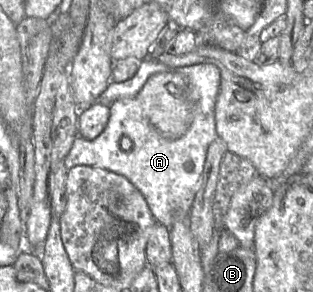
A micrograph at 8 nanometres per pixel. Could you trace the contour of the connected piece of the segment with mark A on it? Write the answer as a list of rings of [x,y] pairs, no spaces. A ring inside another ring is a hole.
[[[145,59],[136,74],[124,81],[110,81],[97,102],[110,106],[110,117],[104,131],[94,140],[79,136],[64,159],[67,169],[76,165],[88,165],[107,169],[129,179],[144,196],[155,221],[168,229],[176,219],[188,219],[194,198],[201,185],[208,147],[217,137],[215,104],[221,81],[220,69],[214,64],[199,63],[169,68],[158,60]],[[176,71],[184,76],[195,103],[192,123],[187,132],[178,139],[163,137],[144,116],[137,93],[154,74]],[[127,136],[132,141],[128,150],[120,147],[120,140]],[[186,161],[192,161],[193,169],[186,171]]]

